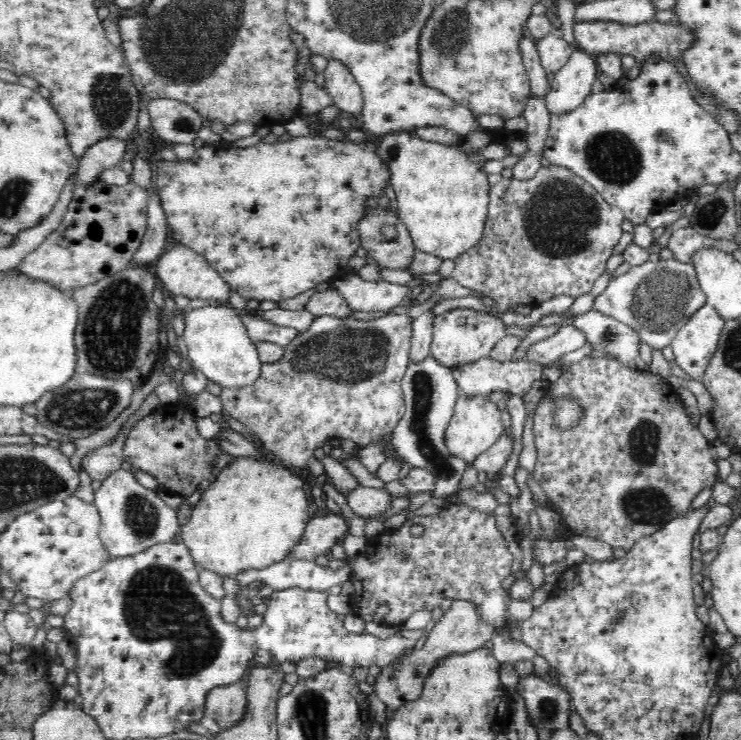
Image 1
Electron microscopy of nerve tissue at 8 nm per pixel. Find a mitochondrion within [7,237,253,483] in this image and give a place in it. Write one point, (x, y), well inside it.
(110, 344)

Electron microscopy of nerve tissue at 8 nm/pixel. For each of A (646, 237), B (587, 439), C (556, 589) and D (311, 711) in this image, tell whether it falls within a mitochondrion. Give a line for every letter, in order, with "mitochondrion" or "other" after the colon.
A: other
B: other
C: other
D: mitochondrion

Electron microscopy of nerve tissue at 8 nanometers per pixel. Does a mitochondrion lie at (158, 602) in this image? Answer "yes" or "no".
yes

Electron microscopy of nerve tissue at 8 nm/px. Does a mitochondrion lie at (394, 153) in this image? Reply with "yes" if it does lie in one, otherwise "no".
yes

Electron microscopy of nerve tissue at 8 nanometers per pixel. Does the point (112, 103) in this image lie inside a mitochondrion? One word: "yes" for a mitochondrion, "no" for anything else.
yes

